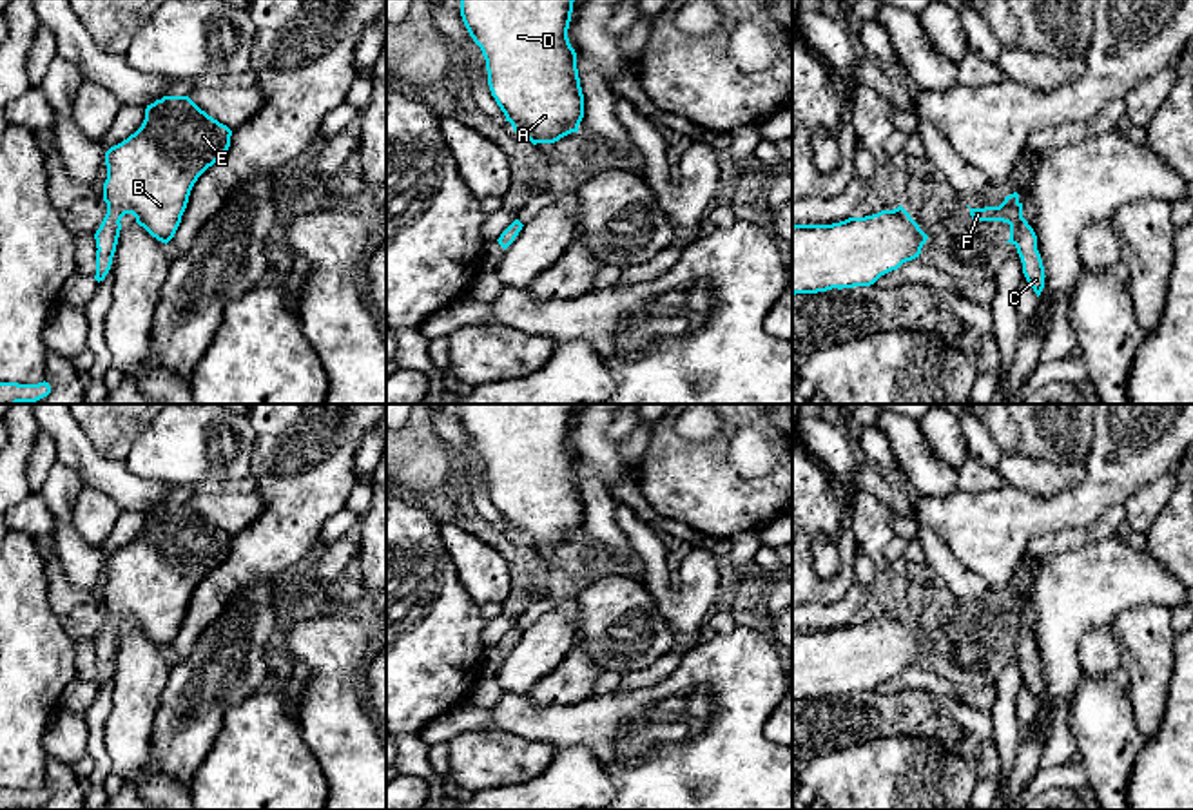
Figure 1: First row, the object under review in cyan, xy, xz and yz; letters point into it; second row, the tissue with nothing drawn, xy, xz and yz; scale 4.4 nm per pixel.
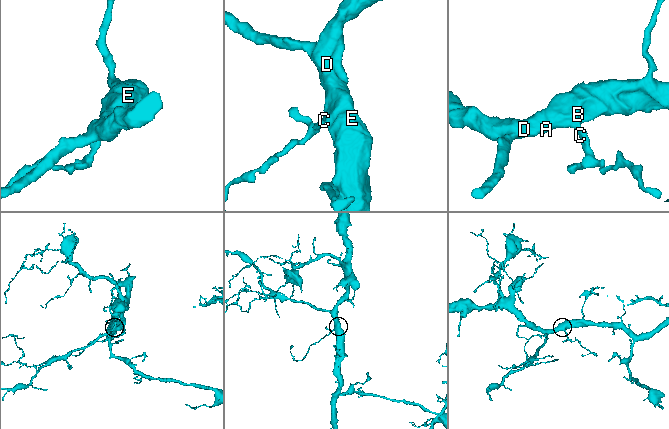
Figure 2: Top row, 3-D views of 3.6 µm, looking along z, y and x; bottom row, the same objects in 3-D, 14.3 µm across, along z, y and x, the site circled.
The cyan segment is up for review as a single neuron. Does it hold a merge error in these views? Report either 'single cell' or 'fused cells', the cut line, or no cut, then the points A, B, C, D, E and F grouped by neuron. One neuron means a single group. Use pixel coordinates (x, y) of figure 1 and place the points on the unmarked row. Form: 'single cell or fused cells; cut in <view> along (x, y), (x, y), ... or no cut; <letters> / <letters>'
single cell; no cut; A B C D E F

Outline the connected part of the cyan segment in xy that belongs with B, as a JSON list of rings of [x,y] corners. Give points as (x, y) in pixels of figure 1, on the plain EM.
[[[163,502],[147,511],[141,533],[105,558],[103,607],[107,620],[94,640],[98,654],[94,685],[98,689],[111,676],[121,636],[120,627],[125,620],[132,620],[140,632],[165,651],[174,643],[194,589],[227,560],[230,542],[232,536],[227,531],[201,516],[189,502]]]

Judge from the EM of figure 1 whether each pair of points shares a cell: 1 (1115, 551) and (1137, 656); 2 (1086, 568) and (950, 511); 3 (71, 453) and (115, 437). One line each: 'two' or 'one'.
1: two
2: two
3: two

